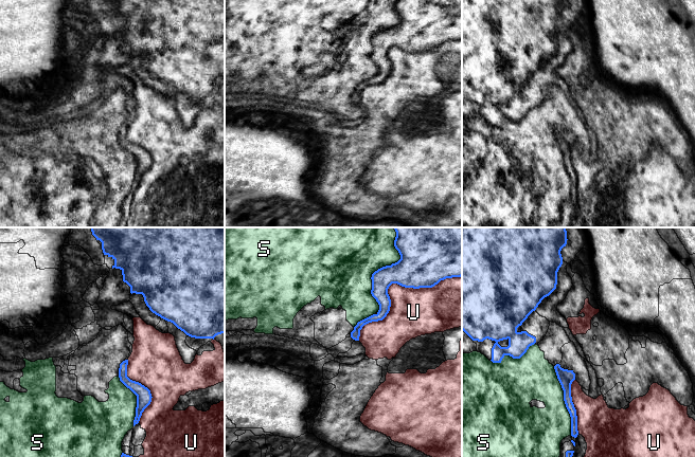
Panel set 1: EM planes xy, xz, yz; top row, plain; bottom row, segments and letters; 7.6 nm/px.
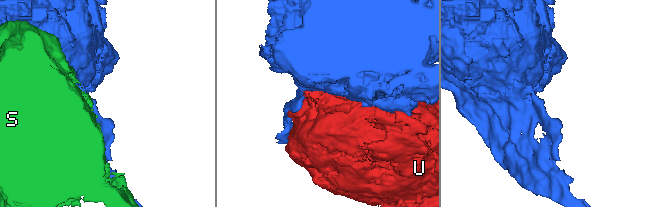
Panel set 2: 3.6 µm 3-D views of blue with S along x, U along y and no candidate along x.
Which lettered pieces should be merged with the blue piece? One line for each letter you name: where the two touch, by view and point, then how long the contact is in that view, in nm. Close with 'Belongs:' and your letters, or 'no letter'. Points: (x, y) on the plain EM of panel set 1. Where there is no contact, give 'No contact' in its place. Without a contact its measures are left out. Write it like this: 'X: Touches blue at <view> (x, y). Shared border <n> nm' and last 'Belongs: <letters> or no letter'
Belongs: no letter

